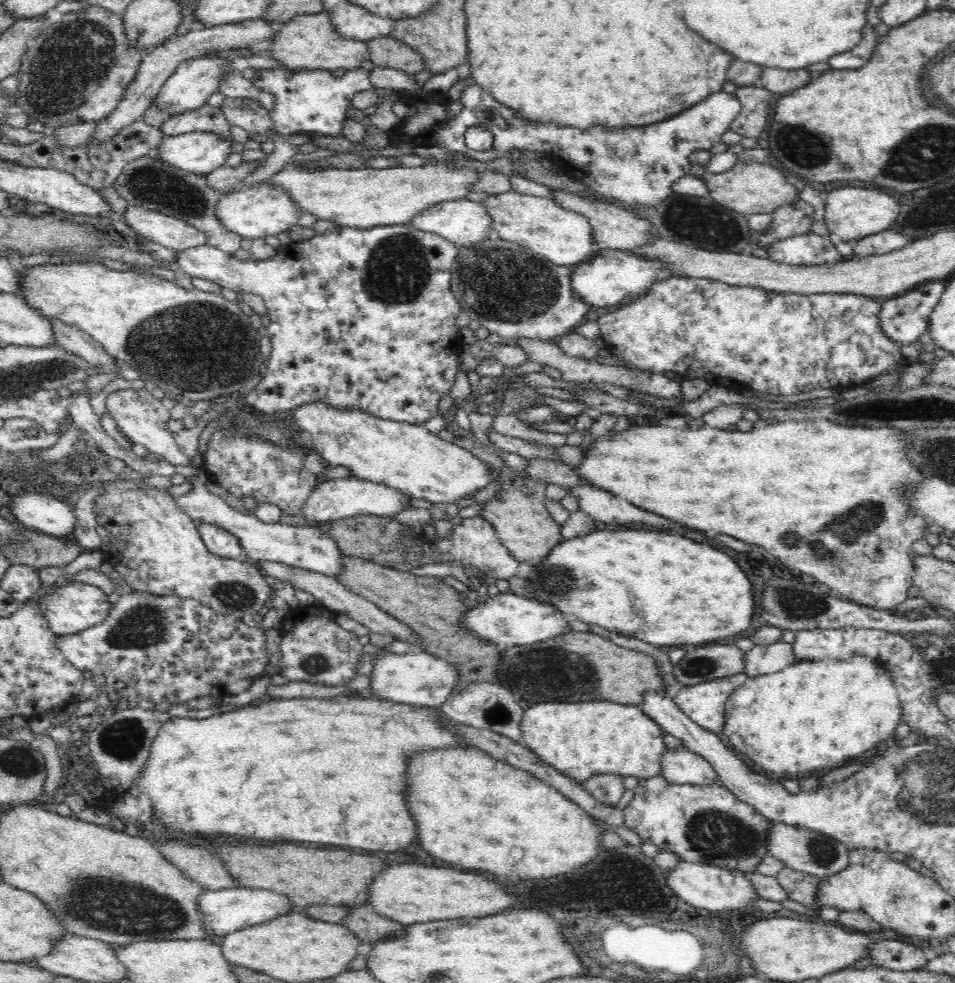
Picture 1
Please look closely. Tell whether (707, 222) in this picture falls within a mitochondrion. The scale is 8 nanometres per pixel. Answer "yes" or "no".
yes

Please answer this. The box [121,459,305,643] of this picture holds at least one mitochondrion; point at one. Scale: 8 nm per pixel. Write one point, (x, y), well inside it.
(235, 596)

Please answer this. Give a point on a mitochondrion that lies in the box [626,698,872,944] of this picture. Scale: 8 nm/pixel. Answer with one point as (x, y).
(715, 836)

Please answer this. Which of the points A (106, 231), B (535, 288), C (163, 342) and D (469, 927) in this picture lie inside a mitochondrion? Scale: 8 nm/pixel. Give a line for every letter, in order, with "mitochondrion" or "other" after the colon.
A: other
B: mitochondrion
C: mitochondrion
D: other

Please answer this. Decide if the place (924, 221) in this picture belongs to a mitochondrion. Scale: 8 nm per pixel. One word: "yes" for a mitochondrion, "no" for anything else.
no

